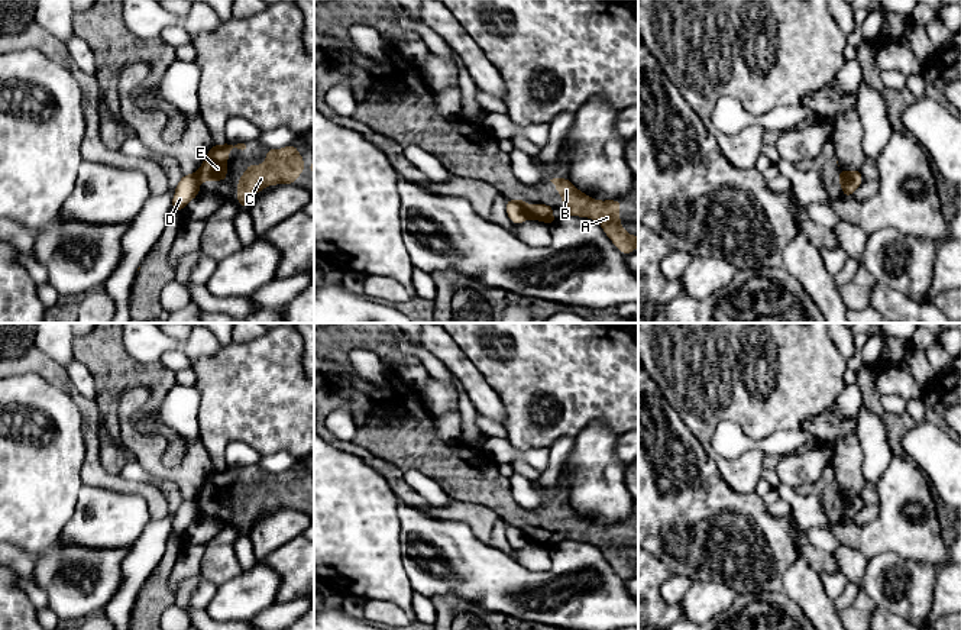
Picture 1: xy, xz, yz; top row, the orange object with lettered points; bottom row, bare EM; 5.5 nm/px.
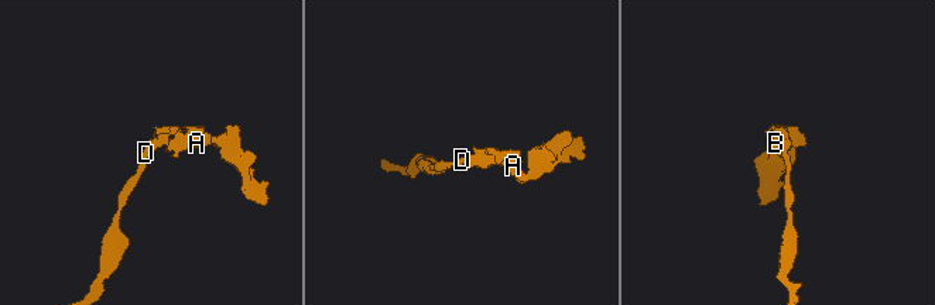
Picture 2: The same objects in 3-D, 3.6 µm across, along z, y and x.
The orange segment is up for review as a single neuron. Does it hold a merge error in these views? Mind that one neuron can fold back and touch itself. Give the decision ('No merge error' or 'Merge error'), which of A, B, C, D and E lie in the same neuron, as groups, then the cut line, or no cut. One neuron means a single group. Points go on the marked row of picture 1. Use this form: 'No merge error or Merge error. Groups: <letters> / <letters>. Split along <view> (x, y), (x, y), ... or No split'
Merge error. Groups: A B C E / D. Split along xz (508, 200), (517, 202), (528, 216)

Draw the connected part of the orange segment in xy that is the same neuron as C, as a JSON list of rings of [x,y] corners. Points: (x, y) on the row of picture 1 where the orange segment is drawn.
[[[288,145],[278,151],[266,148],[263,167],[256,162],[249,164],[245,174],[237,181],[236,203],[246,209],[249,198],[268,185],[276,184],[298,184],[297,178],[304,171],[304,158],[300,155],[295,145]]]

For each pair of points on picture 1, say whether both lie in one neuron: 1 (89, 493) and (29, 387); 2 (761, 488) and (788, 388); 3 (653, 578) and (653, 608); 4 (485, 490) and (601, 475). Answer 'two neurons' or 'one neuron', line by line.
1: two neurons
2: two neurons
3: one neuron
4: two neurons

